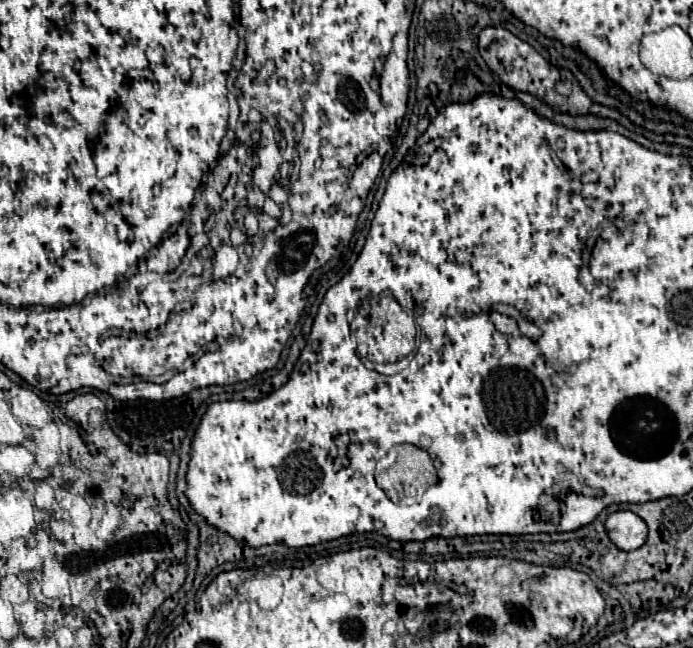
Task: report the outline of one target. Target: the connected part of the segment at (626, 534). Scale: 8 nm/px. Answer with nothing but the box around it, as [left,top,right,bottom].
[606,511,648,551]

